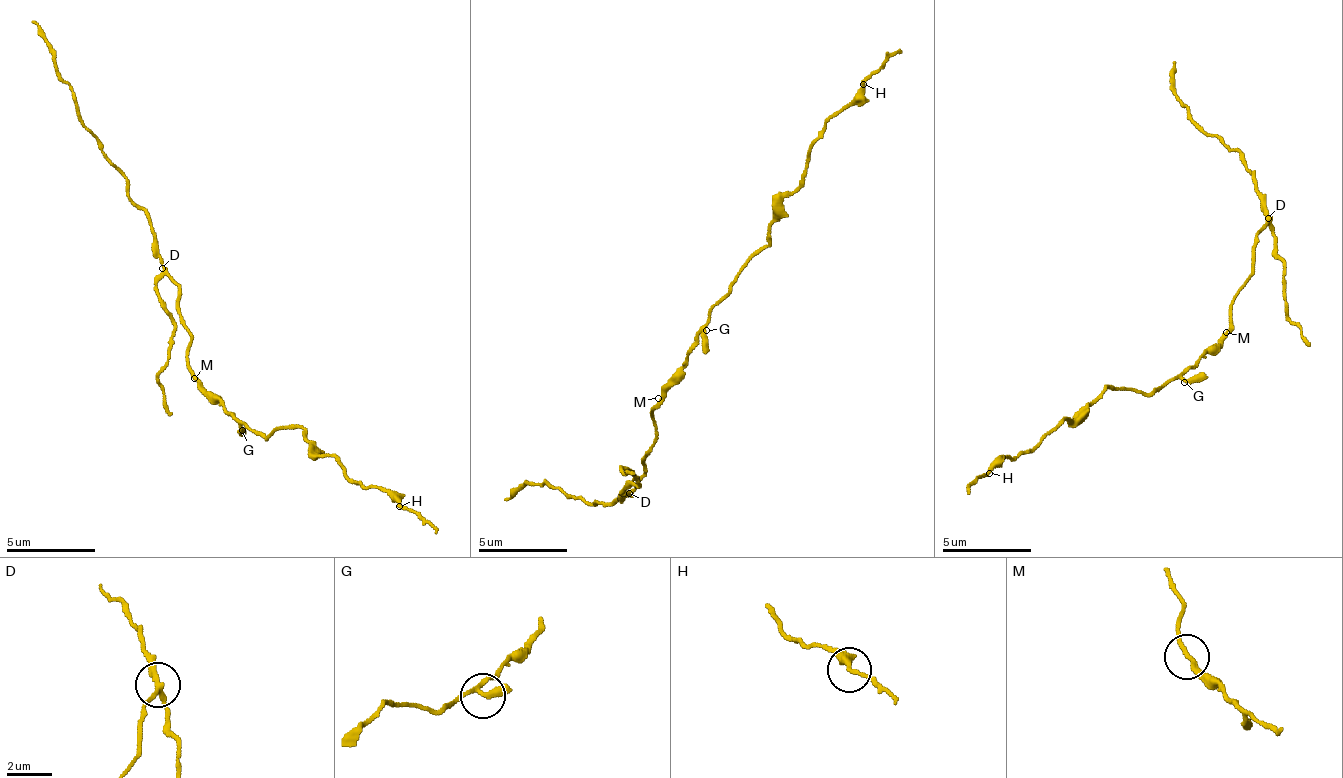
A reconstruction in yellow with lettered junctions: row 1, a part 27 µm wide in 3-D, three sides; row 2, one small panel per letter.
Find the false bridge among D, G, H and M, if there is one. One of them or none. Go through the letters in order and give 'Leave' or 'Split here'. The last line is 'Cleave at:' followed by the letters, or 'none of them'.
D: Split here
G: Leave
H: Leave
M: Leave
Cleave at: D

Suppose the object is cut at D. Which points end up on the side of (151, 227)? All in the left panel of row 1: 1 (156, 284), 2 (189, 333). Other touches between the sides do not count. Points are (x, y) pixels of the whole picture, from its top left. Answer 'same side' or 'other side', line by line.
1: same side
2: other side

